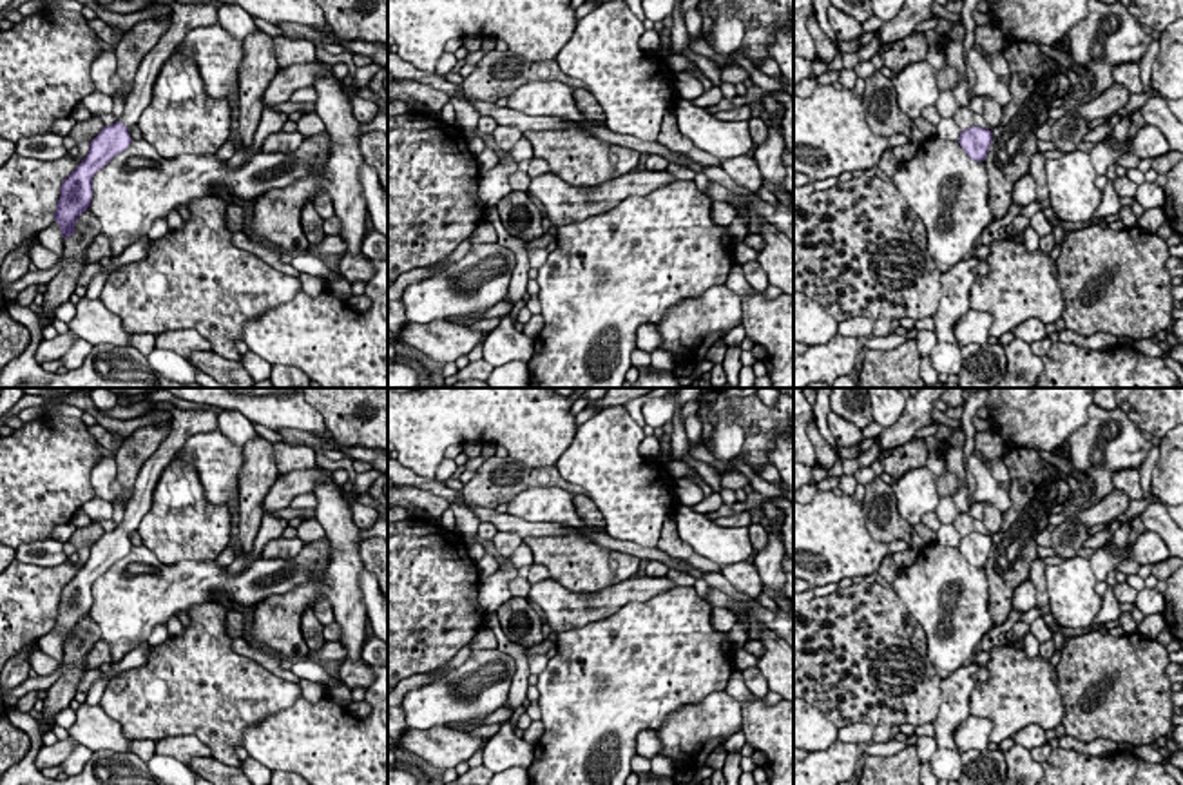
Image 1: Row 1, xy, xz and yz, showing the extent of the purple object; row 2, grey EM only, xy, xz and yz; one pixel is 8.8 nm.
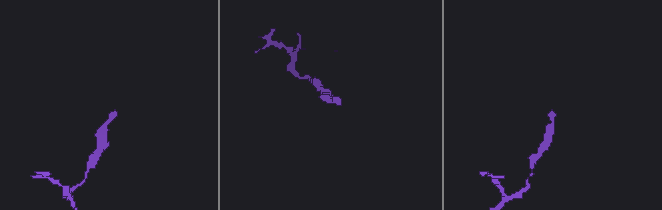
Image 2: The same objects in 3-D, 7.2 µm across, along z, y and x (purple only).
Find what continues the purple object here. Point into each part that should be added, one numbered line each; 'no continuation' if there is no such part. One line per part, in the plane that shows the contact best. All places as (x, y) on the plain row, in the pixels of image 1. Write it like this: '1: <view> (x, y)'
1: xy (185, 423)

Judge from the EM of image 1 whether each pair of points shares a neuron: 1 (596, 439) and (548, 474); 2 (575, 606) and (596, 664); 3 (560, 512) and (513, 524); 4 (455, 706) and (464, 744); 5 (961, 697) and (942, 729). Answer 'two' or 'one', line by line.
1: two
2: two
3: two
4: two
5: one

